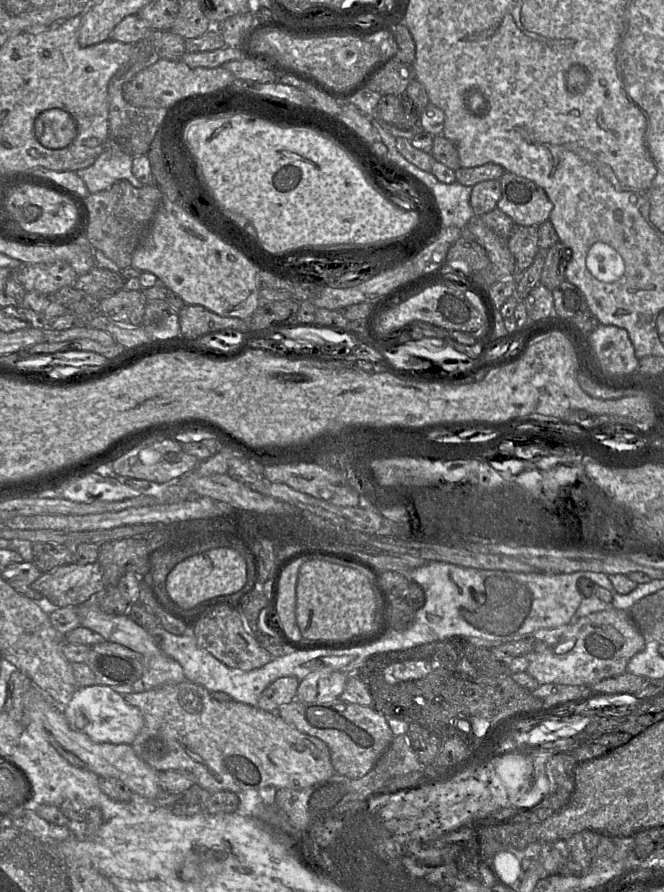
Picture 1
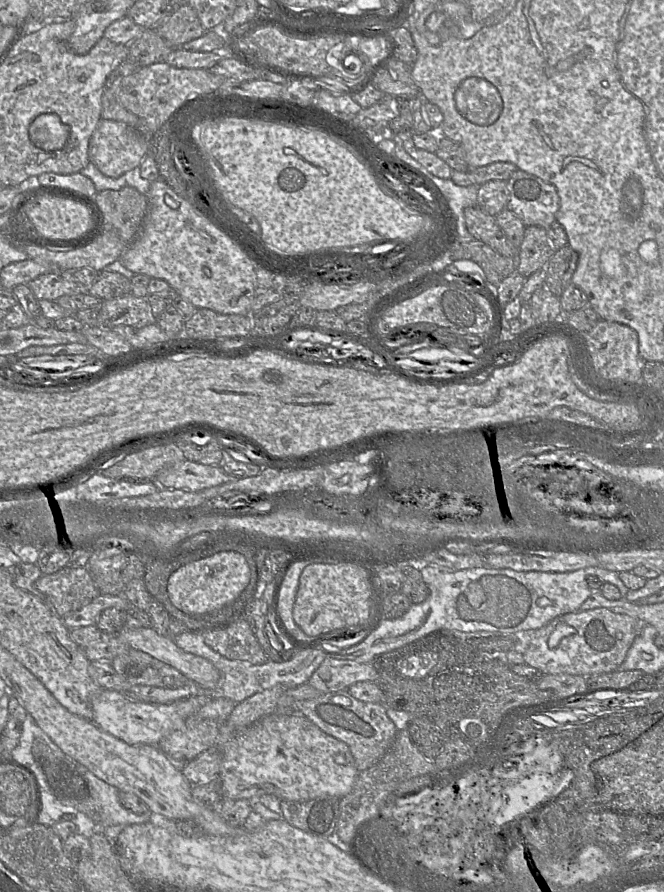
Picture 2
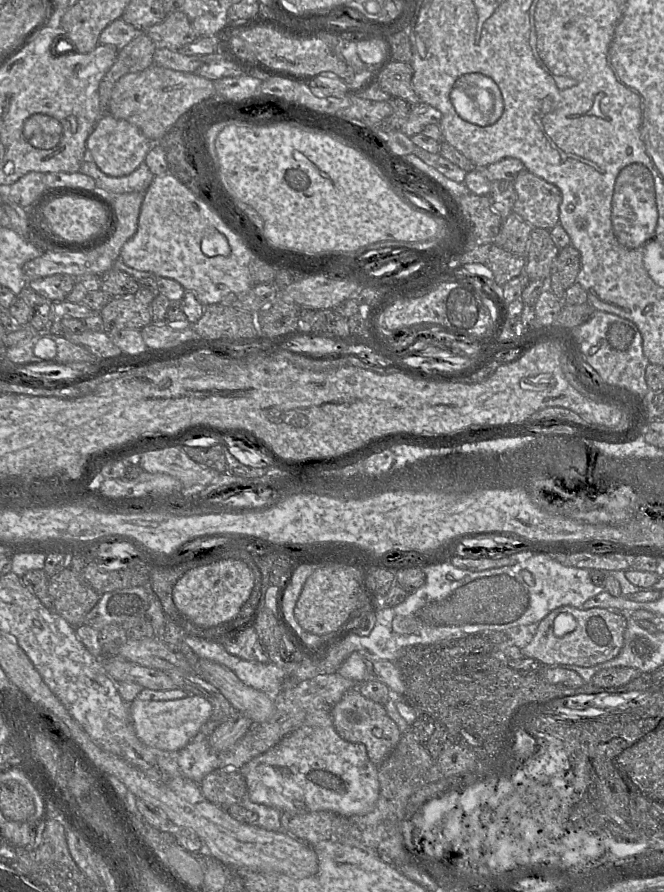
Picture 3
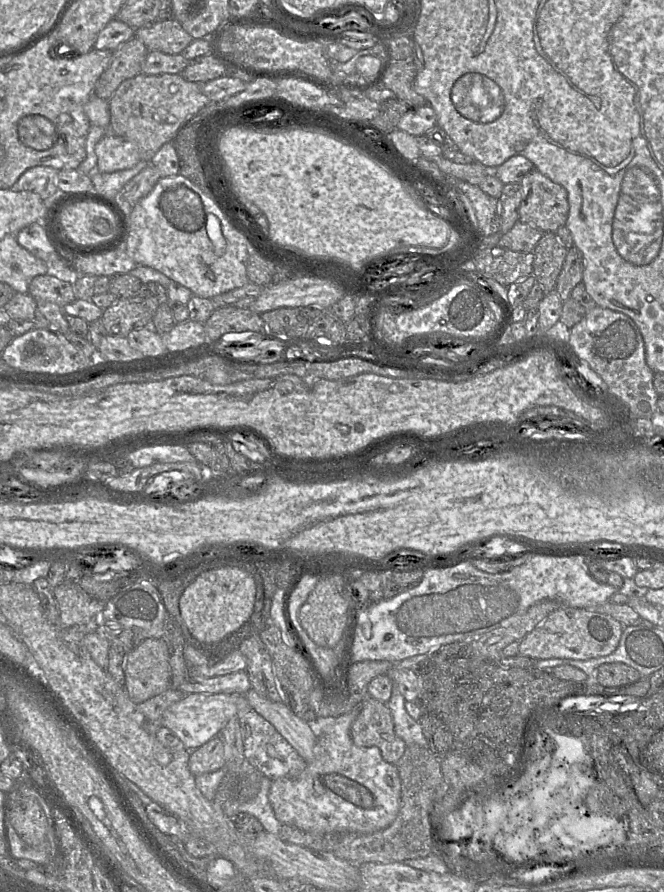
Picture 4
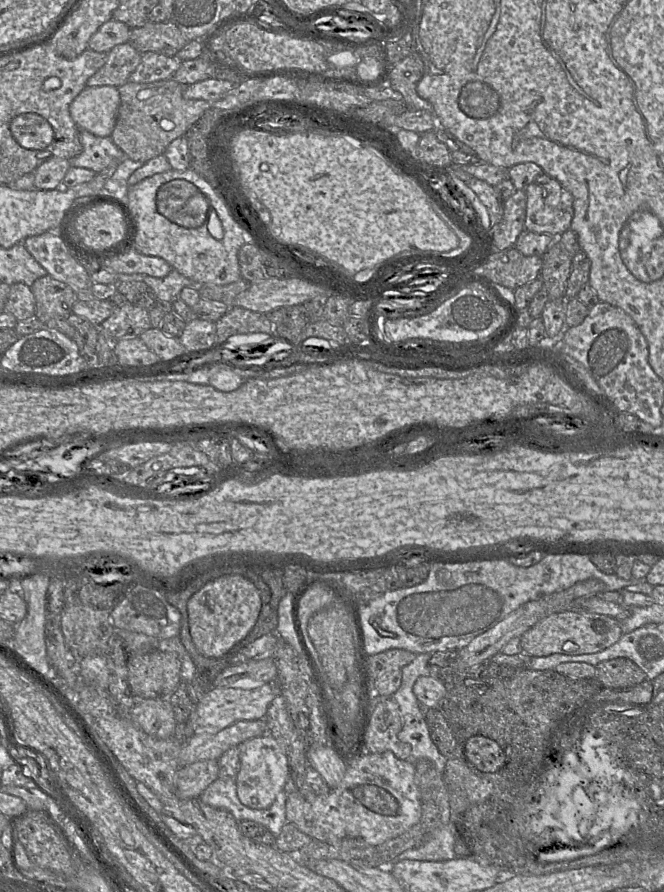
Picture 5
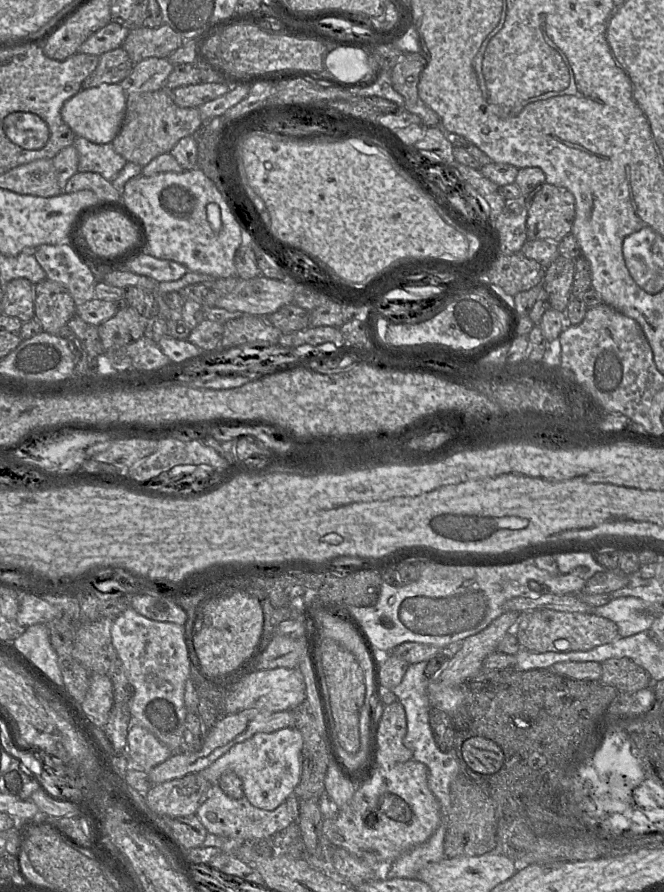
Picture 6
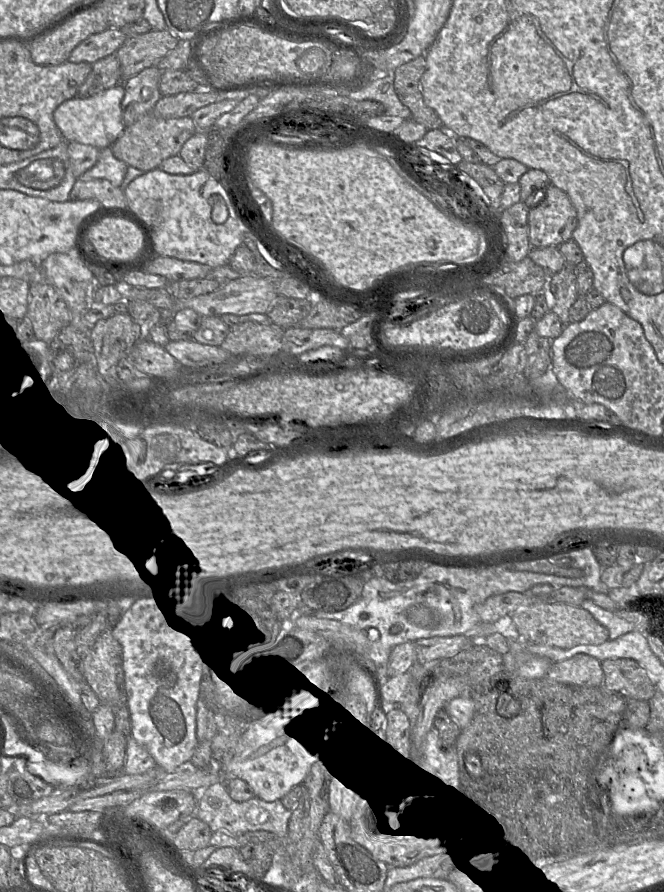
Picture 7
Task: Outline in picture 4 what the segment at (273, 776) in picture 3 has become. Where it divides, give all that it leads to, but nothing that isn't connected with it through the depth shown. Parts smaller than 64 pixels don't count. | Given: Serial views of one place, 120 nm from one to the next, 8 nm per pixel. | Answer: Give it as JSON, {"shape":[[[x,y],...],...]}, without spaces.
{"shape":[[[359,706],[345,715],[340,715],[316,737],[312,760],[306,761],[306,768],[298,777],[272,781],[268,799],[276,819],[282,825],[290,825],[316,835],[331,832],[370,834],[387,828],[396,819],[401,796],[397,768],[383,760],[377,747],[360,748],[353,744],[350,729],[358,712]]]}

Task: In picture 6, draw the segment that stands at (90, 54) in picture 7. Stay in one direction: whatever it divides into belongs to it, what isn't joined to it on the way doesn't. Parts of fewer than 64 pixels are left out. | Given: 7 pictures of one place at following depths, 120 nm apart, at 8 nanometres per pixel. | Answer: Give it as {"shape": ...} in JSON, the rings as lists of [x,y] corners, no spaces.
{"shape":[[[111,21],[106,26],[89,36],[80,46],[79,53],[101,56],[122,46],[128,28]]]}

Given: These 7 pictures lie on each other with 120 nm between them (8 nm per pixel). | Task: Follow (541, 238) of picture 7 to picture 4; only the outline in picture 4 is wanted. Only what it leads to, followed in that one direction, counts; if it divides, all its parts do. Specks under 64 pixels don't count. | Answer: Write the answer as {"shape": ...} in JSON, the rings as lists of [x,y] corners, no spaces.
{"shape":[[[533,169],[521,182],[519,221],[542,232],[556,232],[568,217],[568,196],[559,184]]]}

